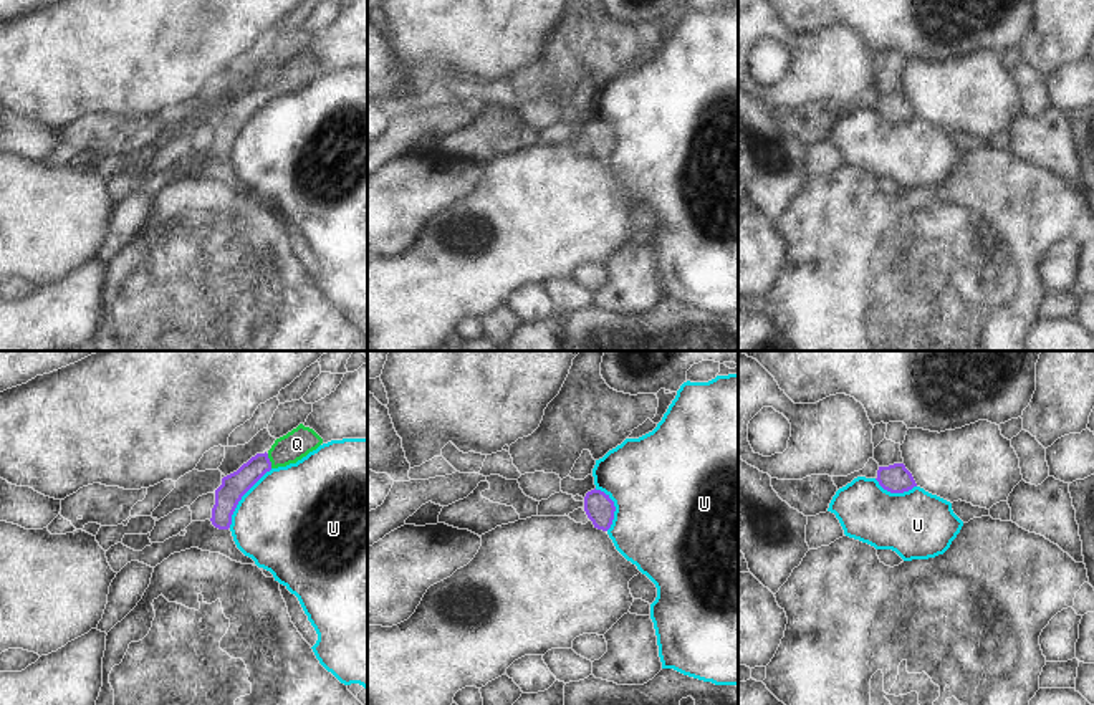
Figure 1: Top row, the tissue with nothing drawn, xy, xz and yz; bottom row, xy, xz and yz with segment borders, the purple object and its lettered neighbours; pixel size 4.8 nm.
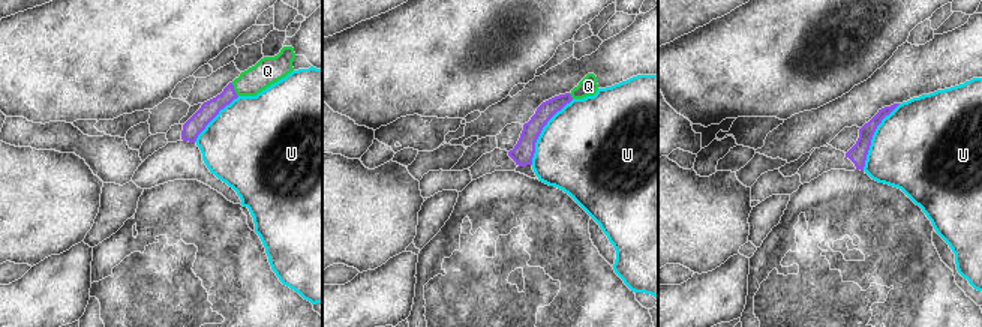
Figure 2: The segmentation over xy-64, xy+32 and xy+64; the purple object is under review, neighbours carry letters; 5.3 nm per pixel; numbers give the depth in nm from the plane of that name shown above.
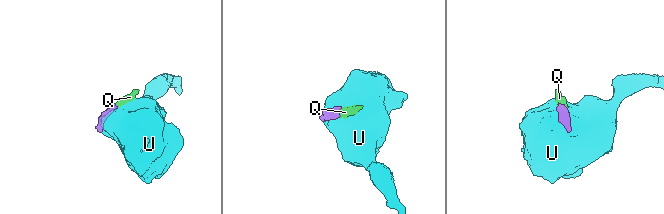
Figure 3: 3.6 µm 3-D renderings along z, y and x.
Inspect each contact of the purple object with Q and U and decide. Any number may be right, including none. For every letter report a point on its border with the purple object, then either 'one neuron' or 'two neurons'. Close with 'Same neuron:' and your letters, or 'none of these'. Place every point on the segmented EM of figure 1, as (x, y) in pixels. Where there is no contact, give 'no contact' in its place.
Q: contact xy (268, 460); one neuron
U: contact xy (242, 495); two neurons
Same neuron: Q

